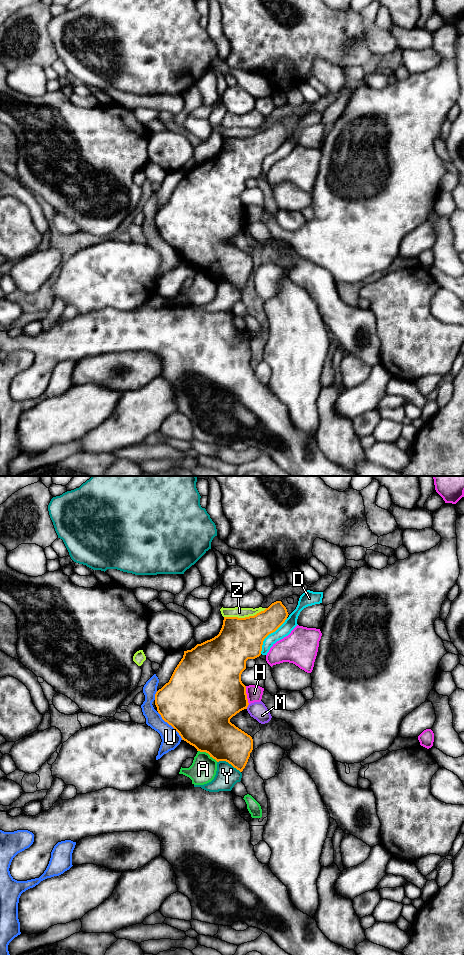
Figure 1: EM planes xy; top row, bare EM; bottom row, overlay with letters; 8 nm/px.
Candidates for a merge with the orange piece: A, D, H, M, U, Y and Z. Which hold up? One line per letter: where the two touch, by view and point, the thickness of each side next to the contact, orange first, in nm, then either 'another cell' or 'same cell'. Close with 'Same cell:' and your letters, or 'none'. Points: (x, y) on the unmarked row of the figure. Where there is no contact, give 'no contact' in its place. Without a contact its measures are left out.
A: xy (208, 273) | 400/200 nm | another cell
D: xy (268, 154) | 340/100 nm | another cell
H: xy (246, 215) | 460/130 nm | another cell
M: xy (247, 226) | 420/140 nm | another cell
U: xy (170, 244) | 500/150 nm | another cell
Y: xy (229, 283) | 320/180 nm | another cell
Z: xy (245, 137) | 340/90 nm | another cell
Same cell: none

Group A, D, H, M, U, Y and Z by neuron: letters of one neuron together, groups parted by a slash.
A / D / H / M / U / Y / Z

